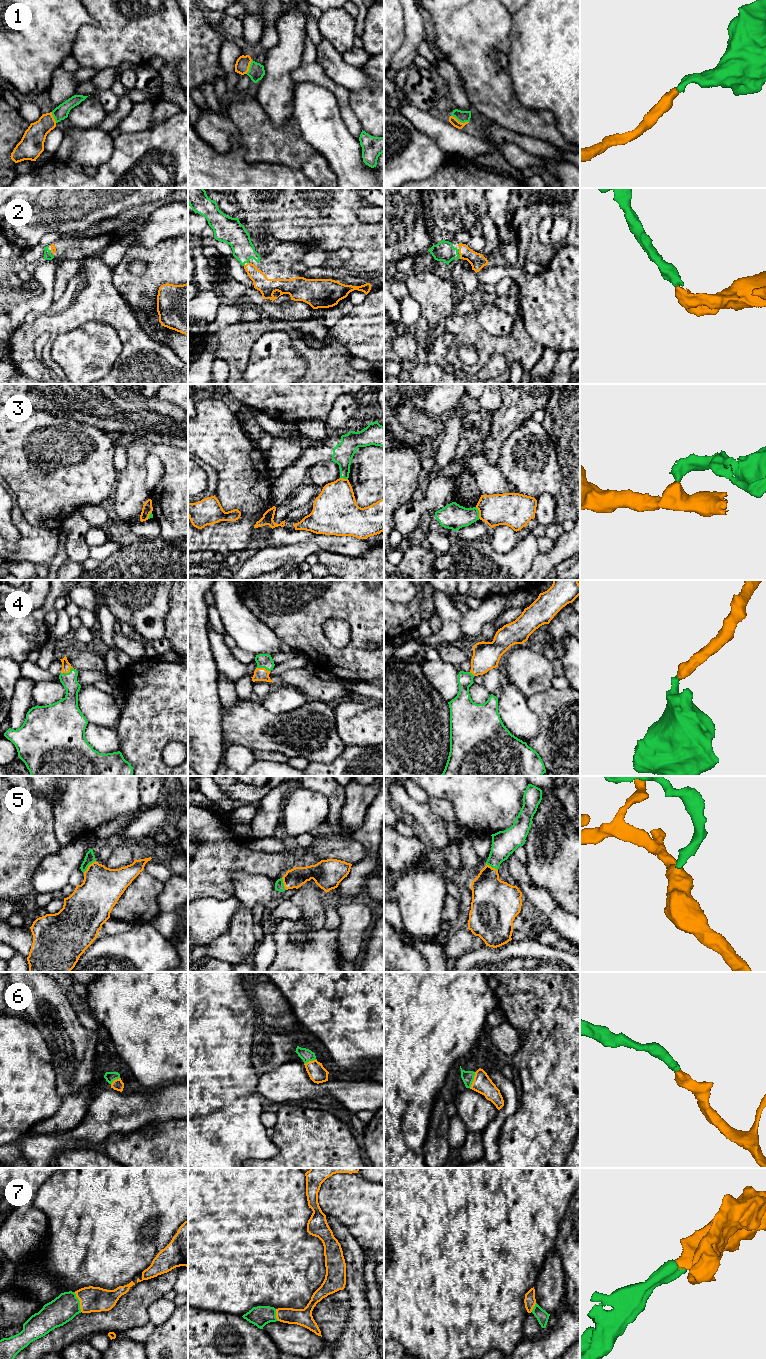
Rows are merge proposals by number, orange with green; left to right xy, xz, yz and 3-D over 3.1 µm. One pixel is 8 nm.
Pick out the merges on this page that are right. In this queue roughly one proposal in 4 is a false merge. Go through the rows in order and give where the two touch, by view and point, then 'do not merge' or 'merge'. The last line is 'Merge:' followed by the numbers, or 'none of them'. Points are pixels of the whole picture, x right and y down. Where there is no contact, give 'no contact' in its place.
1: meets orange in yz at (460, 122); merge
2: meets orange in yz at (460, 257); merge
3: meets orange in yz at (479, 513); do not merge
4: meets orange in xy at (68, 672); merge
5: meets orange in xy at (88, 866); merge
6: meets orange in yz at (473, 1080); merge
7: meets orange in xy at (80, 1302); merge
Merge: 1, 2, 4, 5, 6, 7

